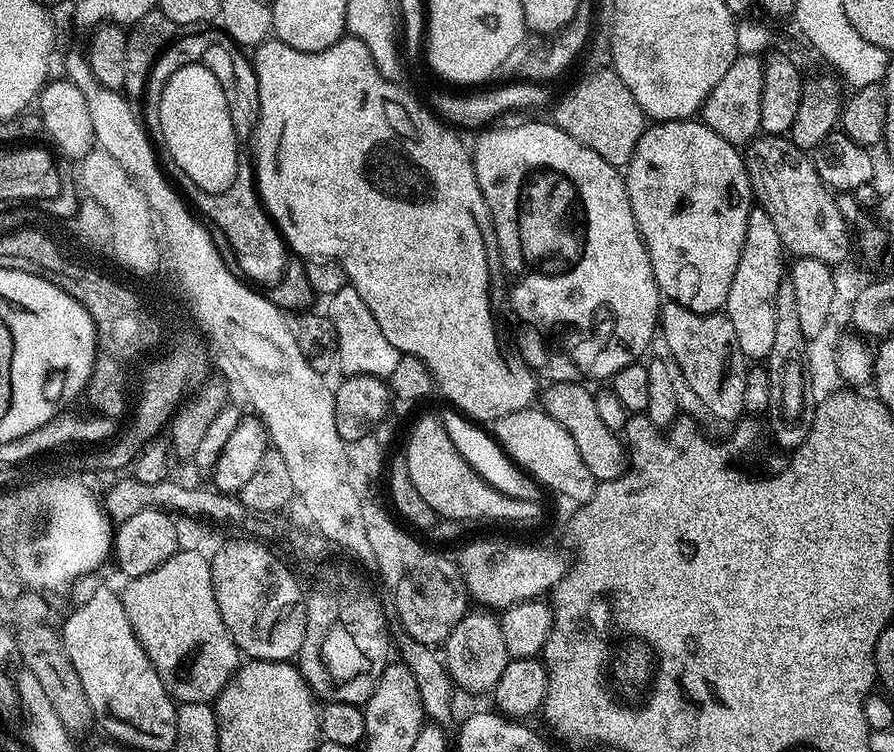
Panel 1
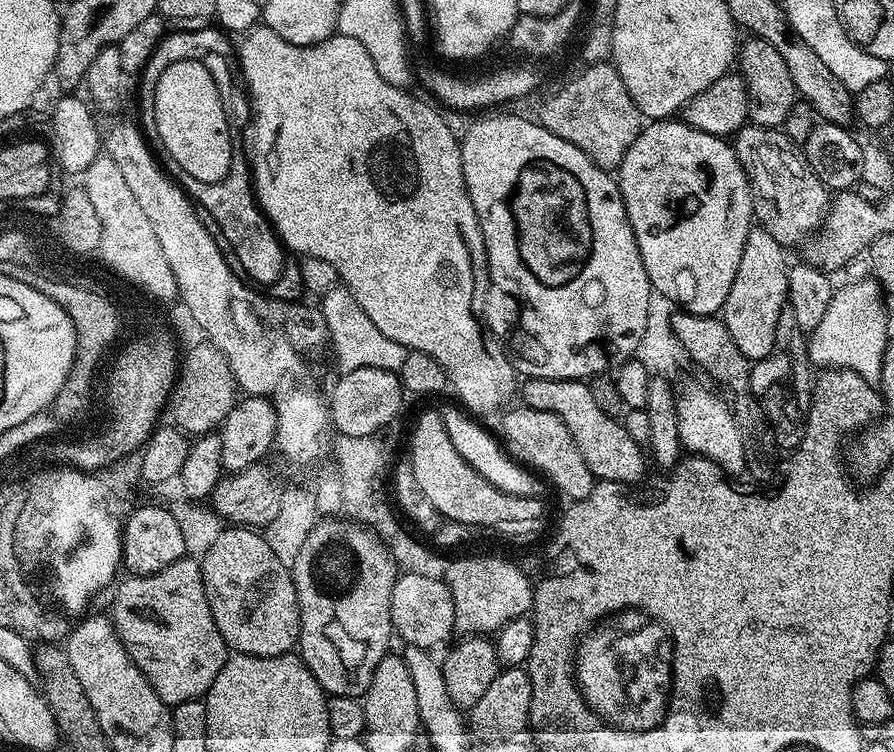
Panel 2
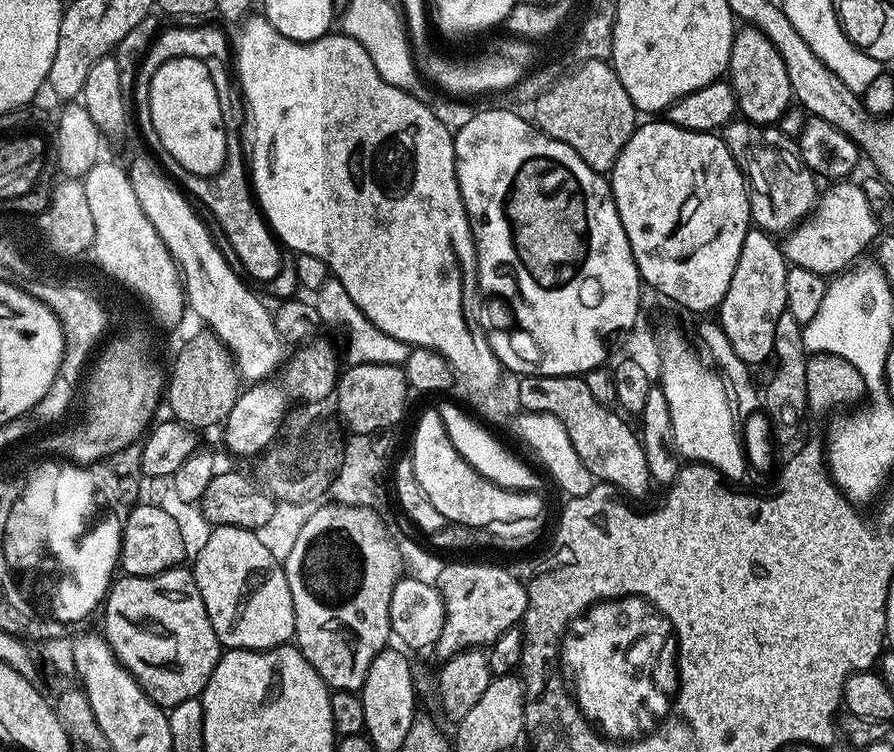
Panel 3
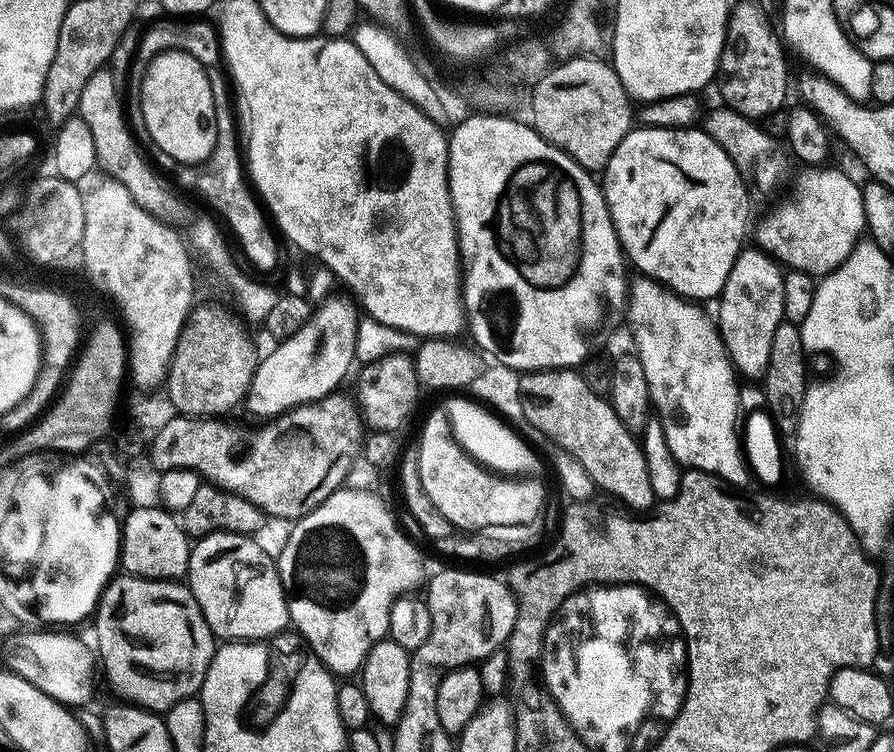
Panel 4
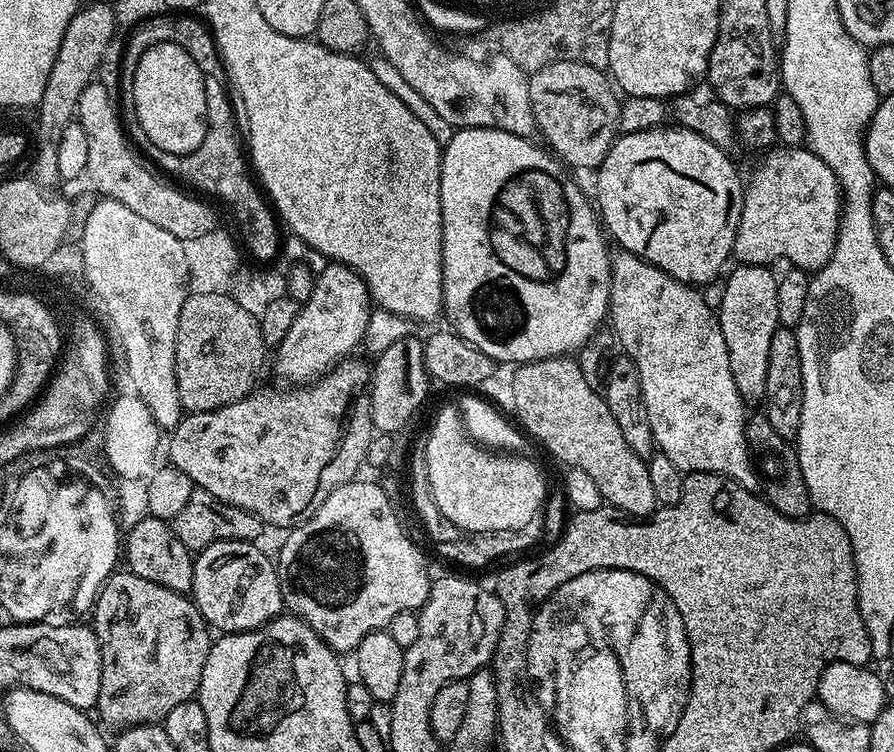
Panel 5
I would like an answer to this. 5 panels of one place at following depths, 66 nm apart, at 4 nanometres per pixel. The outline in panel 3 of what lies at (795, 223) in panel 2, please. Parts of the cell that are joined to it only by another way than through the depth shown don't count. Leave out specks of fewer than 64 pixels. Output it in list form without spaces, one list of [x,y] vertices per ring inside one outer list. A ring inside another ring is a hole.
[[[733,118],[723,126],[722,139],[745,181],[750,182],[755,227],[768,232],[785,231],[811,213],[818,198],[817,177],[801,162],[795,147],[779,144],[782,140],[779,131],[769,130],[751,120]]]

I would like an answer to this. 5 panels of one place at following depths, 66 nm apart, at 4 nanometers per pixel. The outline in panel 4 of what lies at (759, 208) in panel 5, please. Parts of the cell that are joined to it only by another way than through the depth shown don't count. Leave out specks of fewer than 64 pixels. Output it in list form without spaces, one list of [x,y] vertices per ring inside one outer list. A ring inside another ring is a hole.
[[[808,166],[803,169],[804,176],[796,180],[796,193],[789,200],[784,200],[773,212],[768,212],[760,220],[760,225],[755,225],[755,243],[760,251],[767,252],[773,260],[787,266],[794,272],[805,272],[817,278],[831,274],[838,265],[846,262],[850,250],[865,231],[863,212],[863,194],[861,185],[855,184],[844,172],[829,166]]]

